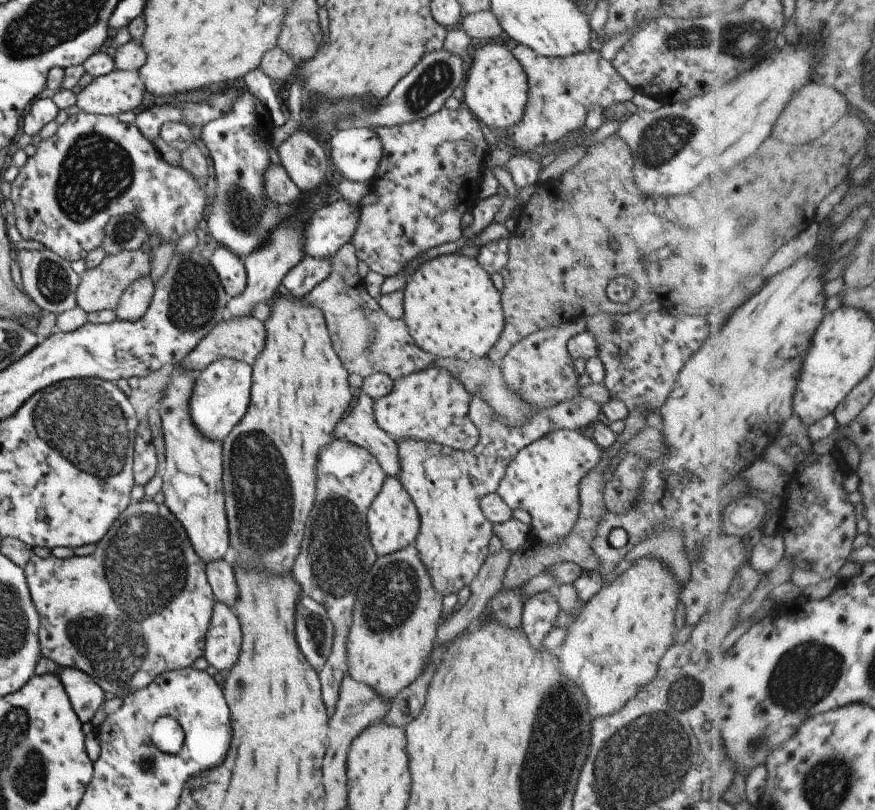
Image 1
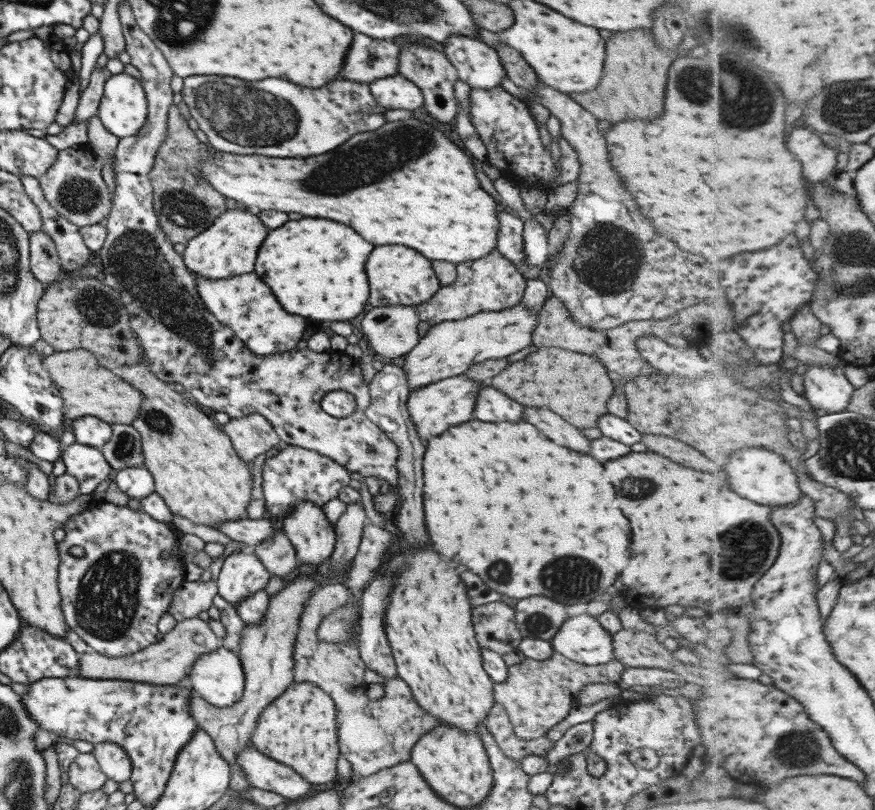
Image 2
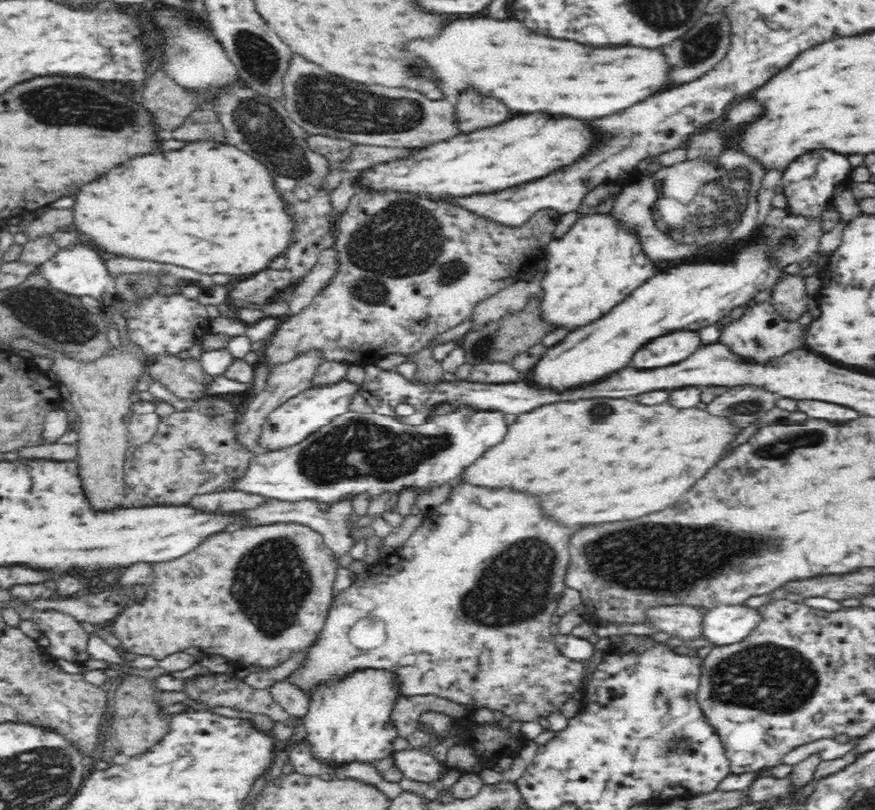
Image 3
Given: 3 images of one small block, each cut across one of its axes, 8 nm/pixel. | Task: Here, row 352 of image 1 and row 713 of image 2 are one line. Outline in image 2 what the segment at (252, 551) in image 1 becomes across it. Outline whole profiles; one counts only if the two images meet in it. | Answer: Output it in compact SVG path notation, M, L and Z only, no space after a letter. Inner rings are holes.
M292 681L258 717L251 742L263 754L292 767L310 785L331 787L336 780L338 744L336 703L320 687L312 683Z

